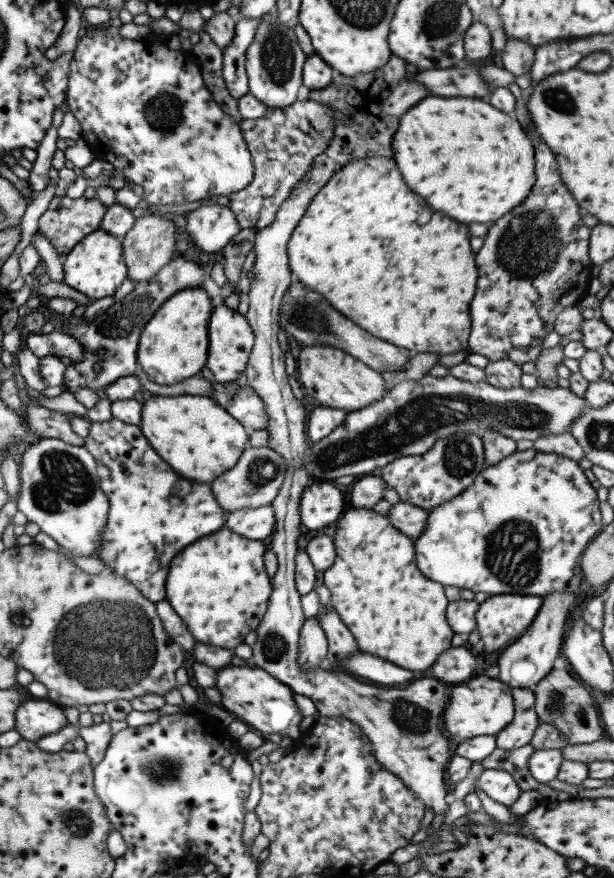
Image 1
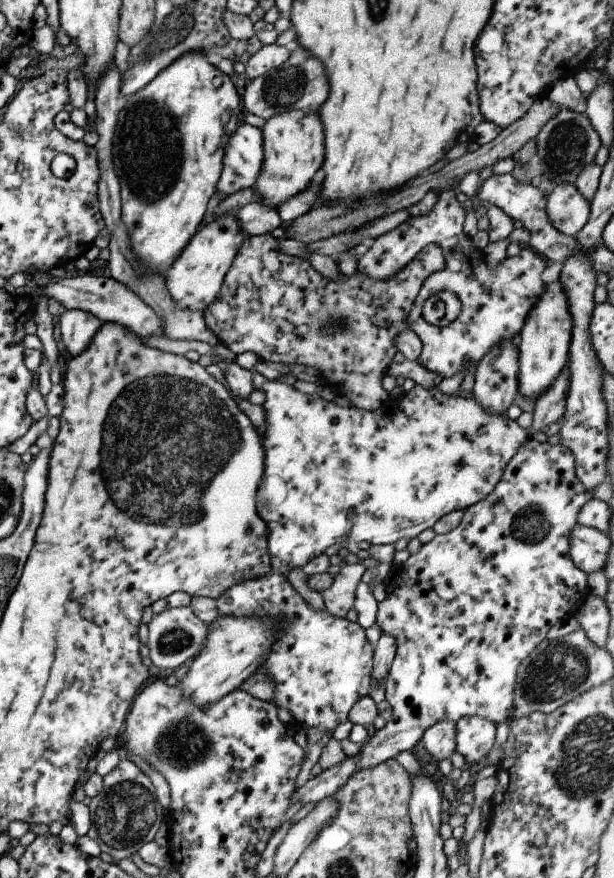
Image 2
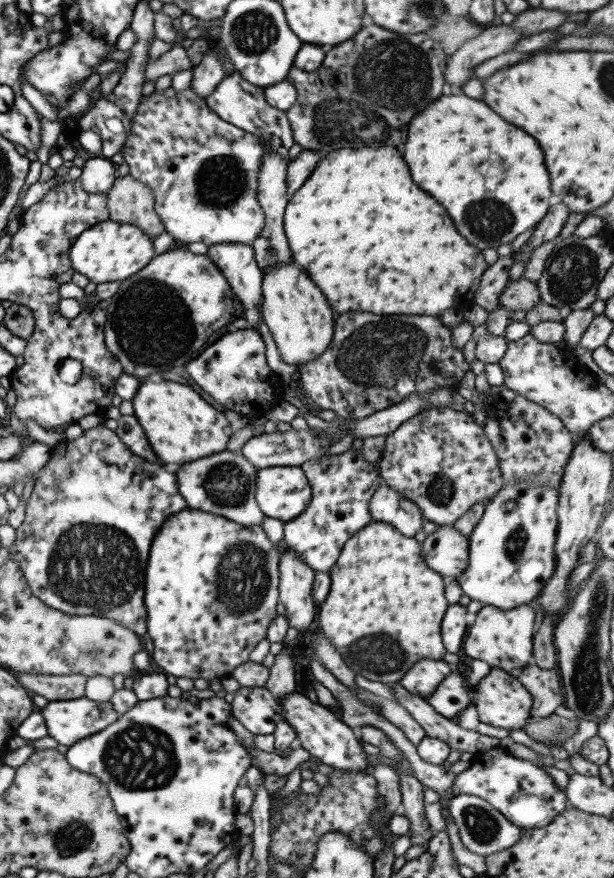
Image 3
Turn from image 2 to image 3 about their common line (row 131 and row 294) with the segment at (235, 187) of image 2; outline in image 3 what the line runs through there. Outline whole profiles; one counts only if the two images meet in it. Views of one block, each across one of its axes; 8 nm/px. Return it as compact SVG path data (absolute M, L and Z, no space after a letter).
M217 243L209 245L204 253L217 265L217 269L225 275L233 295L241 303L243 317L251 329L256 329L258 321L262 321L257 306L261 298L261 270L257 268L254 252L247 243Z

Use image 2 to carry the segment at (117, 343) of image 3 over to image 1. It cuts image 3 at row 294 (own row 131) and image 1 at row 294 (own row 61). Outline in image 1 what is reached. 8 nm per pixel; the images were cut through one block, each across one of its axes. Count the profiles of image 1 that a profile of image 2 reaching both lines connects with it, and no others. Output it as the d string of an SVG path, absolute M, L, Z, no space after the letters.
M183 288L160 305L138 339L137 367L154 384L178 384L198 376L206 364L207 322L211 315L211 299L203 288Z

